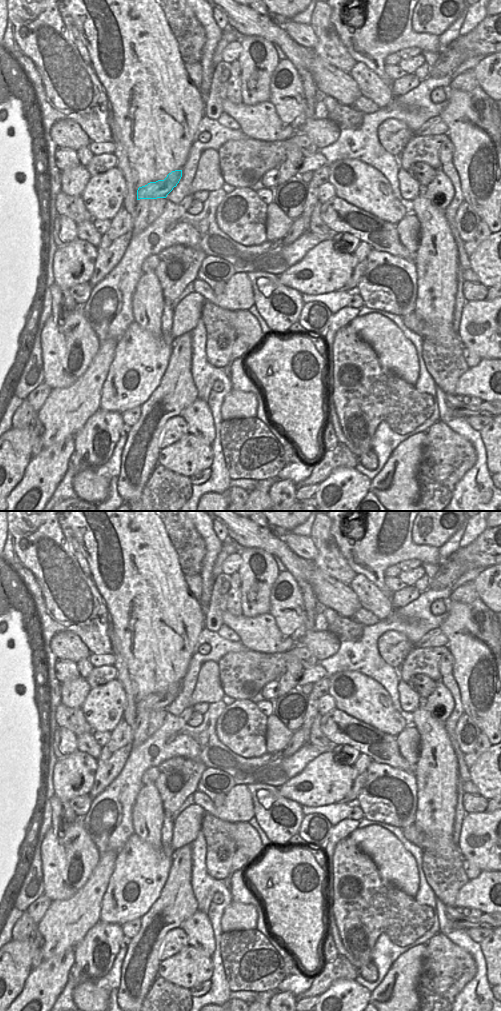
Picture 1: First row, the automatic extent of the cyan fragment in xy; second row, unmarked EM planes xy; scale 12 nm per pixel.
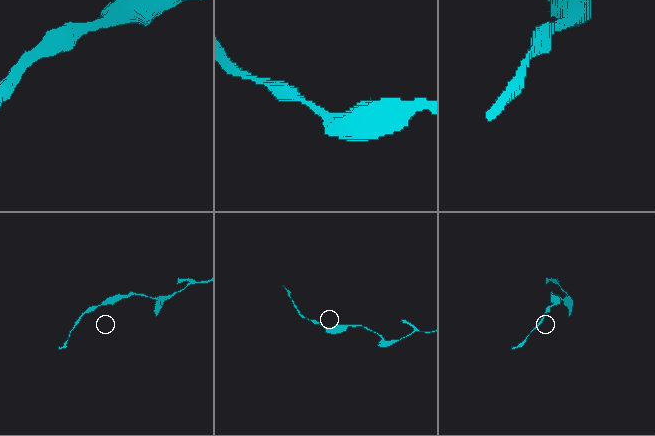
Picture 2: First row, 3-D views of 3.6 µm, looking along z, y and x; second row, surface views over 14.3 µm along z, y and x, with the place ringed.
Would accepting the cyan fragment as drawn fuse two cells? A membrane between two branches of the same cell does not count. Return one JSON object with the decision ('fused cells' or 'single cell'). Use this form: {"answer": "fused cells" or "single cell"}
{"answer": "single cell"}

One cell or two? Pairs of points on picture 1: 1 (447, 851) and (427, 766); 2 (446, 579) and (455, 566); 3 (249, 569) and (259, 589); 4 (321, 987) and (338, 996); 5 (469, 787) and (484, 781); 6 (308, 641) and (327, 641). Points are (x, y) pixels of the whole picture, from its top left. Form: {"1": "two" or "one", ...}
{"1": "one", "2": "one", "3": "one", "4": "two", "5": "two", "6": "one"}

